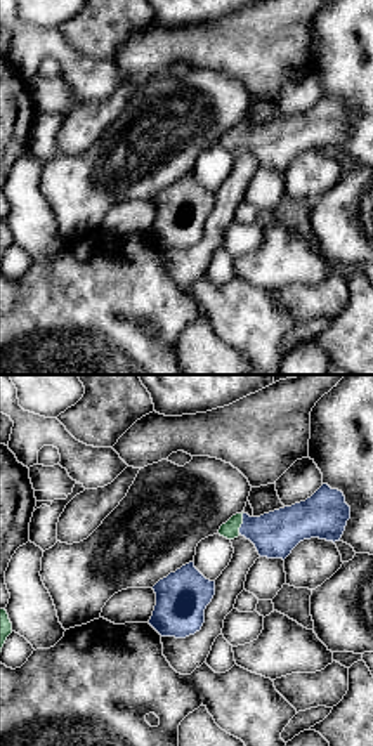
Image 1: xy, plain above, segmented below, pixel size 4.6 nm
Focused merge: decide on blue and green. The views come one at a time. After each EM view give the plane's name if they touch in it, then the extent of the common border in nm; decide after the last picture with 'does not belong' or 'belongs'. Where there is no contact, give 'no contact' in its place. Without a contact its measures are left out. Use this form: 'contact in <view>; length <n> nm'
contact in xy; length 100 nm

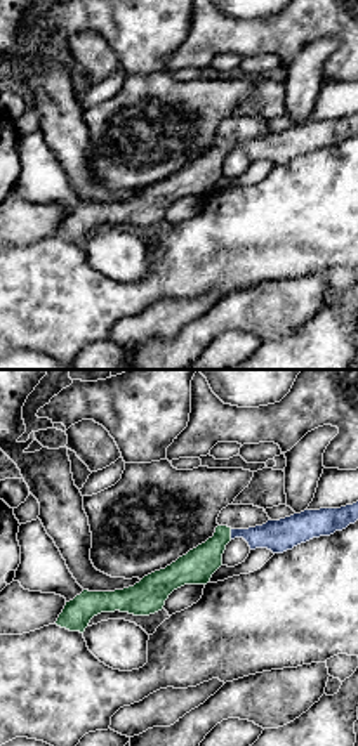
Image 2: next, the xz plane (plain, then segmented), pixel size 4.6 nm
contact in xz; length 50 nm

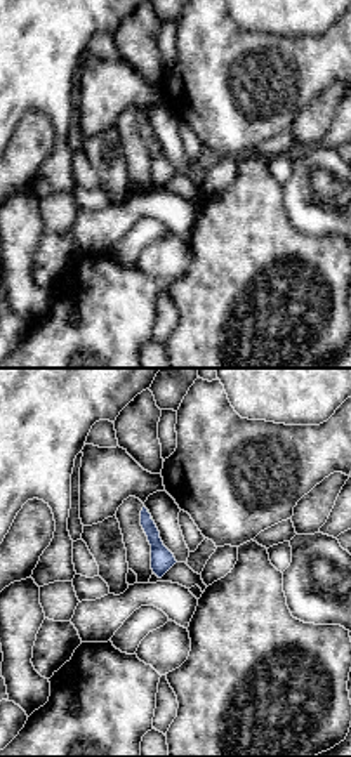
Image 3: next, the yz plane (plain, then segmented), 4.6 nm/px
no contact

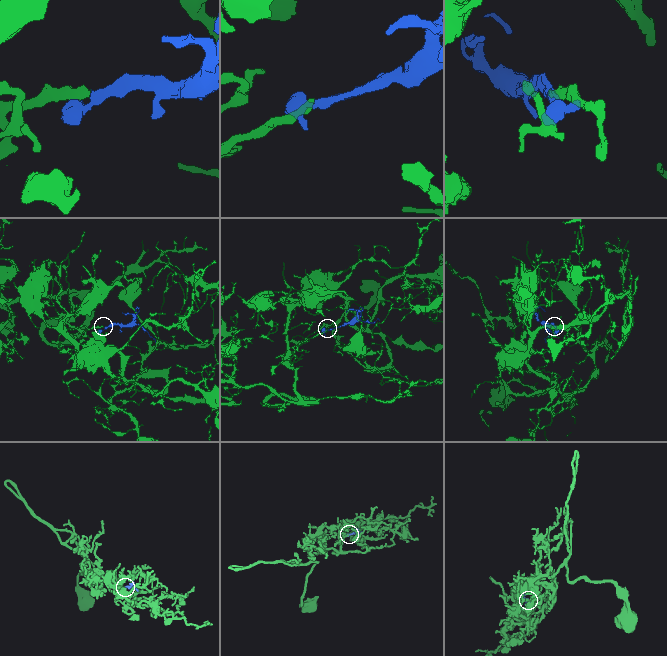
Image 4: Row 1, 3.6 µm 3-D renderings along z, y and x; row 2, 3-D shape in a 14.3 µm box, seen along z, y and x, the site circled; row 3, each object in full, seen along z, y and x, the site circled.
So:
belongs

